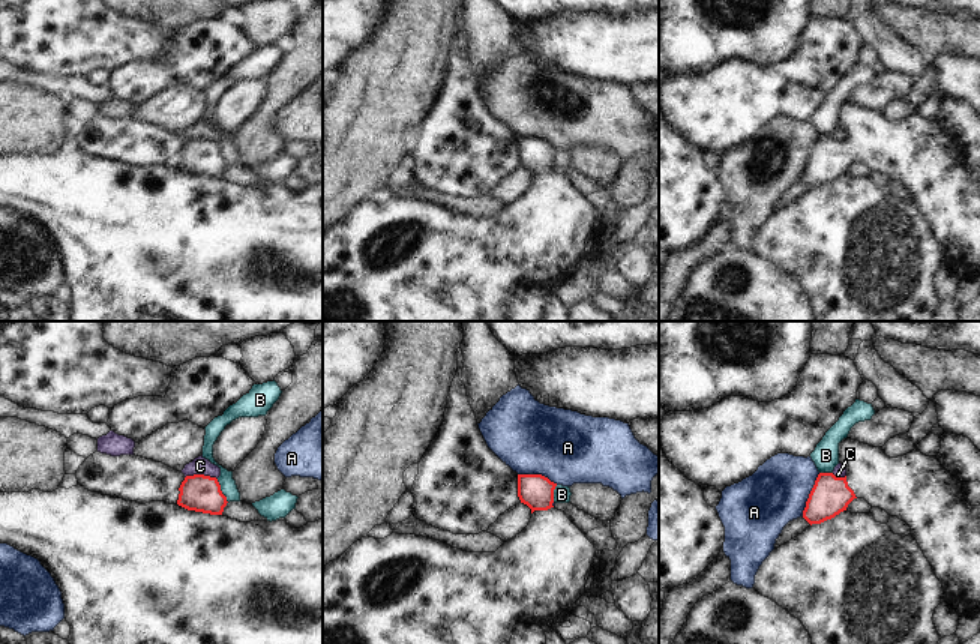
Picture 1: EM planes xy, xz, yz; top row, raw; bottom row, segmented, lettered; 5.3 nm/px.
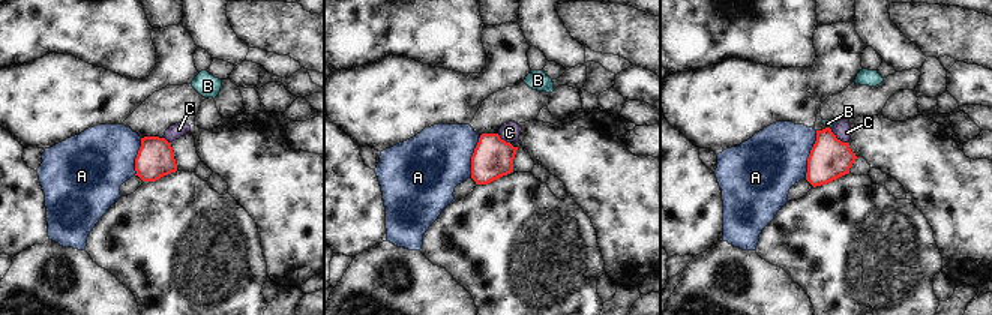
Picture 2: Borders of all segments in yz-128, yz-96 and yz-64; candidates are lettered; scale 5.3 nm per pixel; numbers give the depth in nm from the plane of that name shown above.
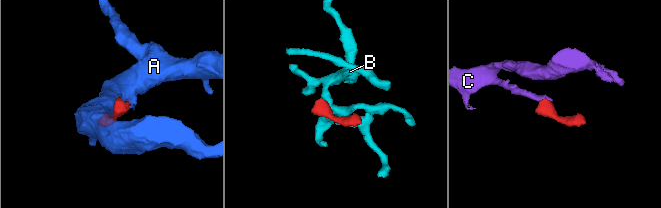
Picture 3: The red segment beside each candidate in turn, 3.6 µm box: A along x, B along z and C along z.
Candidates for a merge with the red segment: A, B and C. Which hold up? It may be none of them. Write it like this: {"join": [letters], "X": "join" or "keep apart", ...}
{"join": [], "A": "keep apart", "B": "keep apart", "C": "keep apart"}

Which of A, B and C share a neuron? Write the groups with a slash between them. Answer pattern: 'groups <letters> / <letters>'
groups A / B / C

